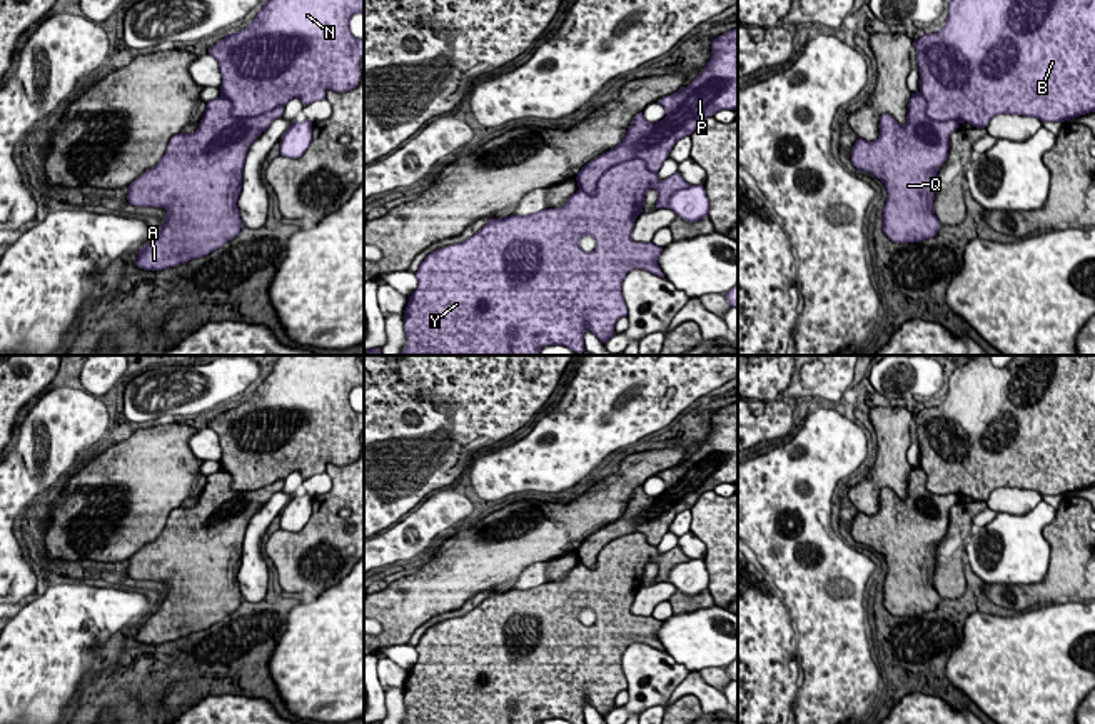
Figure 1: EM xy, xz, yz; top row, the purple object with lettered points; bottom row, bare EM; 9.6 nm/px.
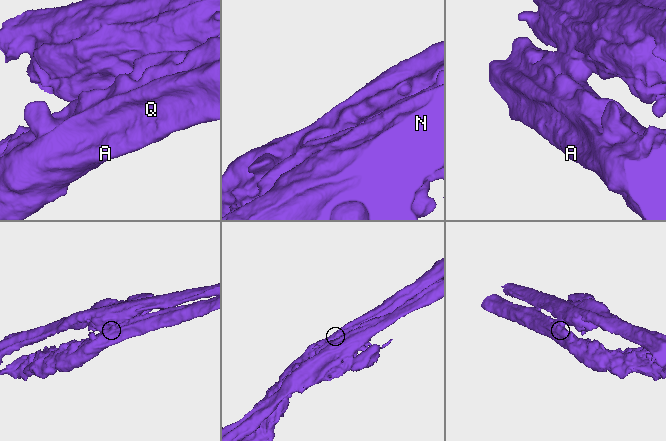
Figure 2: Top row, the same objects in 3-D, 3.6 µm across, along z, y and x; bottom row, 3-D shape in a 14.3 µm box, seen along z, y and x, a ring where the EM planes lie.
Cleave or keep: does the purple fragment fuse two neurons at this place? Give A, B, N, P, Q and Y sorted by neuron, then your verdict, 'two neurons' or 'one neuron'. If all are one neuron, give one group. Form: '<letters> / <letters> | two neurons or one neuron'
A P Q / B N Y | two neurons

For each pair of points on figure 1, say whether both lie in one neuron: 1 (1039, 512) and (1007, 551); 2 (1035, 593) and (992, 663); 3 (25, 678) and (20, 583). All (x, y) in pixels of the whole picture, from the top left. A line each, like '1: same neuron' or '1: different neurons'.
1: same neuron
2: different neurons
3: different neurons

